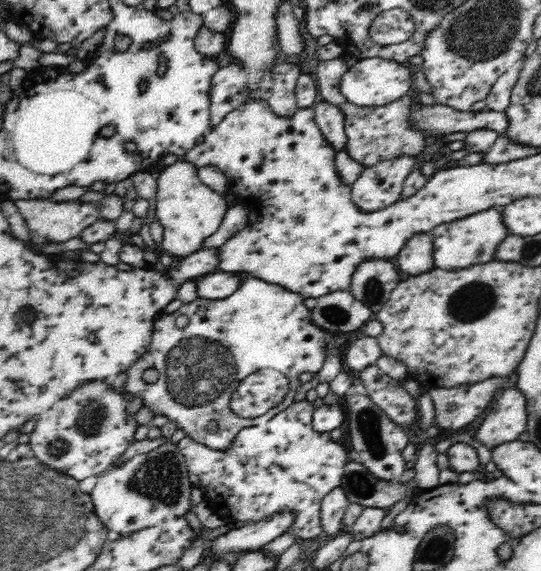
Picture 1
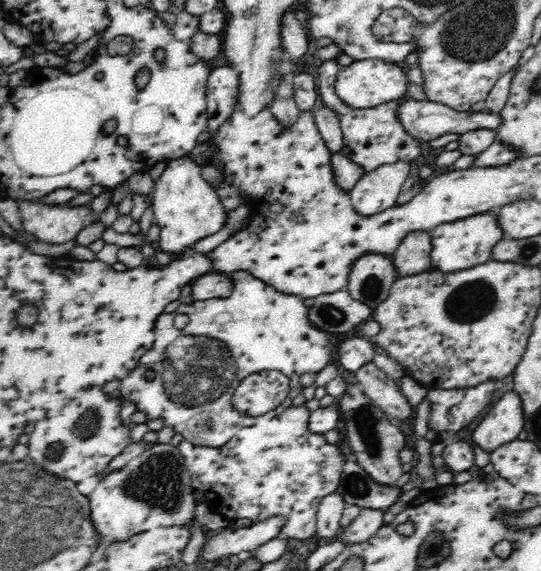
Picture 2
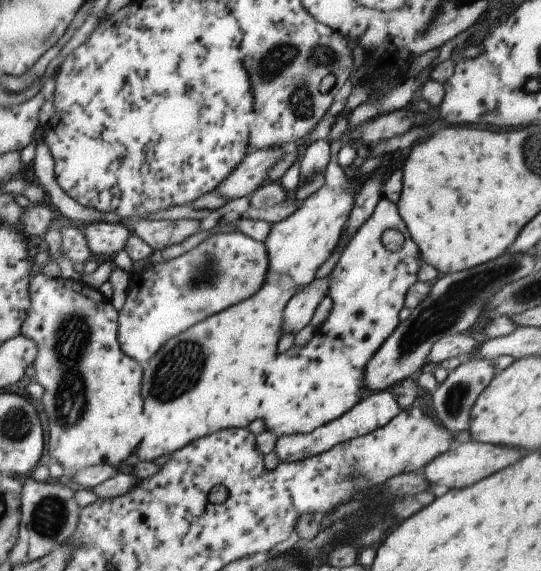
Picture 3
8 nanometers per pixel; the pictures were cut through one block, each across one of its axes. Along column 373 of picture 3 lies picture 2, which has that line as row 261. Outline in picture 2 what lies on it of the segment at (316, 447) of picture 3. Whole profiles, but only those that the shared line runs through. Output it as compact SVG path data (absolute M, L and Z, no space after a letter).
M426 231L411 232L400 244L399 250L391 258L400 276L407 277L433 269L430 236Z

